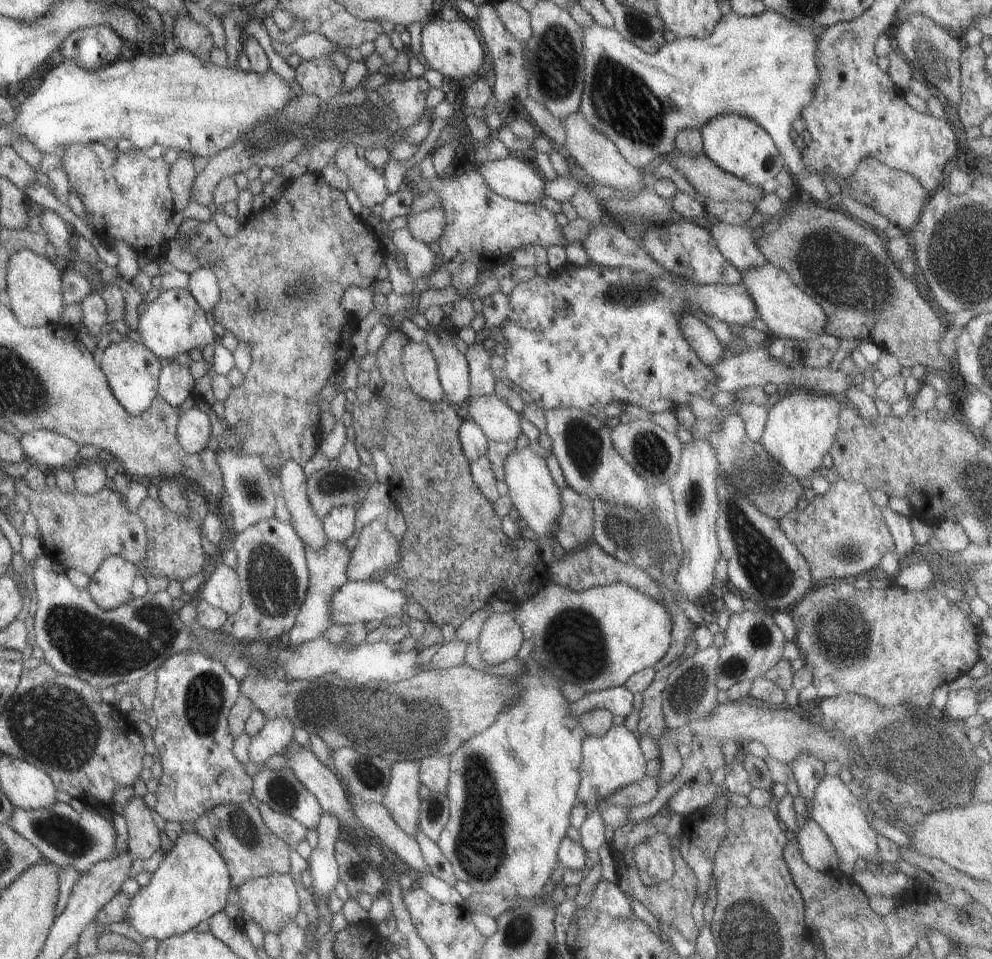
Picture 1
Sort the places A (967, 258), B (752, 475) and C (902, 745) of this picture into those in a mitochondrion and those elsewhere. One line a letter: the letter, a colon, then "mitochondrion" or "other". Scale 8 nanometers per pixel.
A: mitochondrion
B: mitochondrion
C: mitochondrion

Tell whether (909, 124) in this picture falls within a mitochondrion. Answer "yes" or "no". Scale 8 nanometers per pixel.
no

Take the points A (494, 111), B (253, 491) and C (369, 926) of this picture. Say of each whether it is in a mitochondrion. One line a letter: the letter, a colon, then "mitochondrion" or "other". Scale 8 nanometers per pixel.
A: other
B: mitochondrion
C: other

